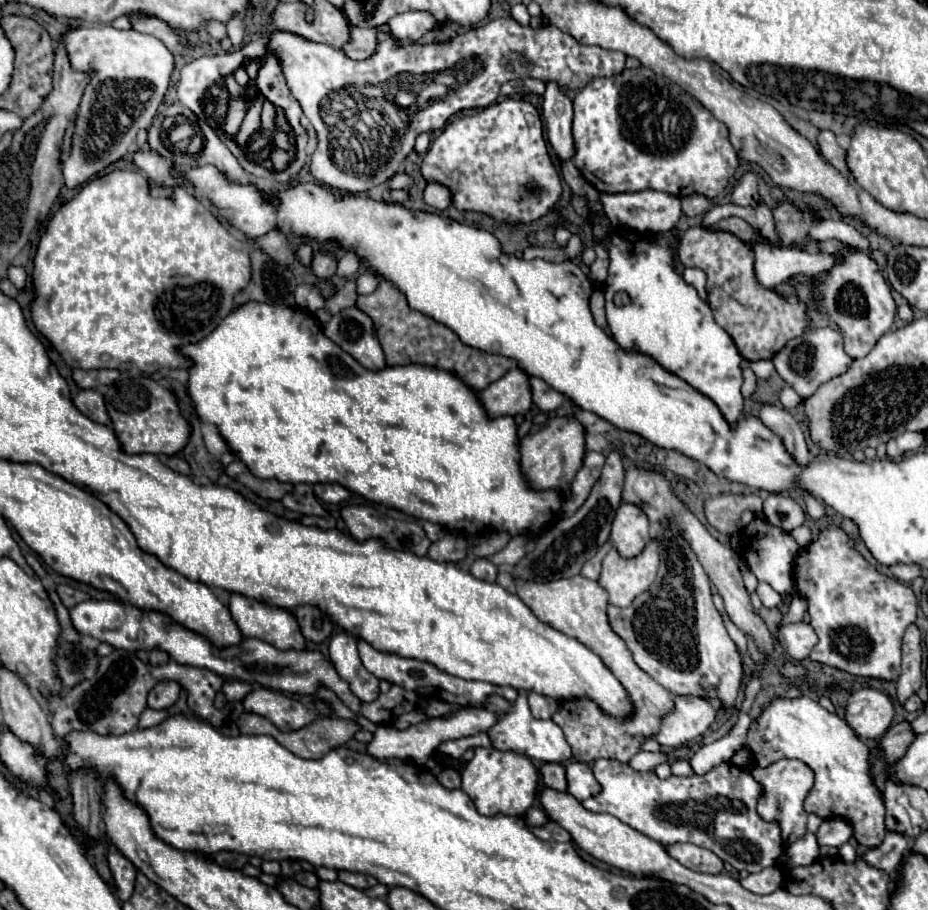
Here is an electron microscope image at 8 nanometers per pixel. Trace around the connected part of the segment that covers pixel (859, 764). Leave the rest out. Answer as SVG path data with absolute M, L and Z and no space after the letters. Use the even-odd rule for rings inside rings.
M772 698L748 728L748 746L760 768L776 762L776 758L798 758L812 766L816 782L812 794L806 798L804 808L820 818L838 816L846 820L858 844L876 848L886 836L884 826L884 802L870 778L868 748L858 740L854 730L836 714L824 710L812 698Z

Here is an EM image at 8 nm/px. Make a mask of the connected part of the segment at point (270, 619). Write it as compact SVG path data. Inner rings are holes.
M230 594L228 608L232 620L246 638L260 638L272 646L280 646L280 650L288 650L288 646L306 646L288 610L272 608L242 594Z

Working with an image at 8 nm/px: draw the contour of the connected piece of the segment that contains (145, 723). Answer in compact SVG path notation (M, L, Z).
M146 708L146 710L144 710L144 714L140 716L138 726L140 726L140 728L156 726L156 724L160 724L164 718L166 718L166 710L150 710L150 708Z

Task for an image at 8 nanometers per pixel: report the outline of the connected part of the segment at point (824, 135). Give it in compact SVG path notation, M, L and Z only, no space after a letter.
M822 130L820 136L818 136L818 144L820 144L820 152L822 152L822 158L832 164L846 180L850 180L854 184L854 178L848 170L848 164L846 164L846 150L842 150L836 142L836 136L828 130Z

